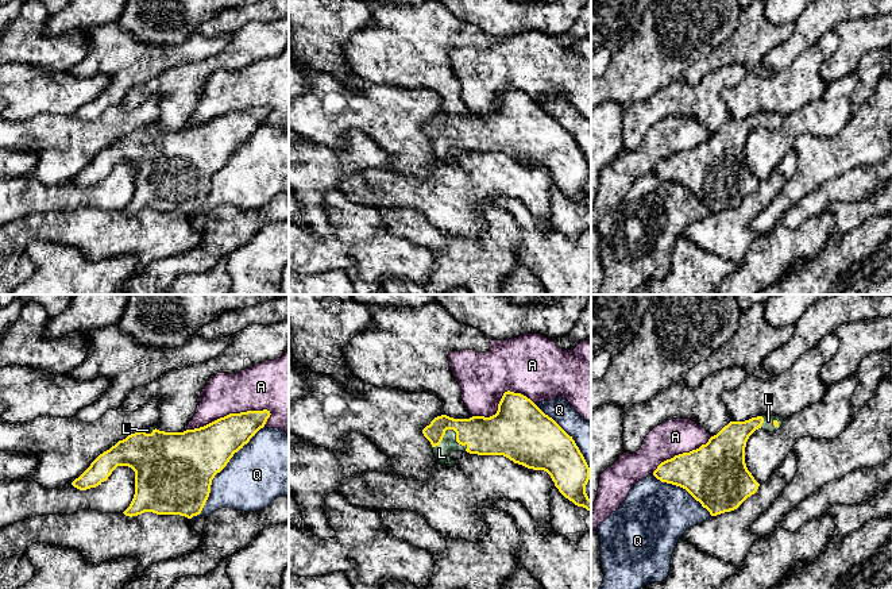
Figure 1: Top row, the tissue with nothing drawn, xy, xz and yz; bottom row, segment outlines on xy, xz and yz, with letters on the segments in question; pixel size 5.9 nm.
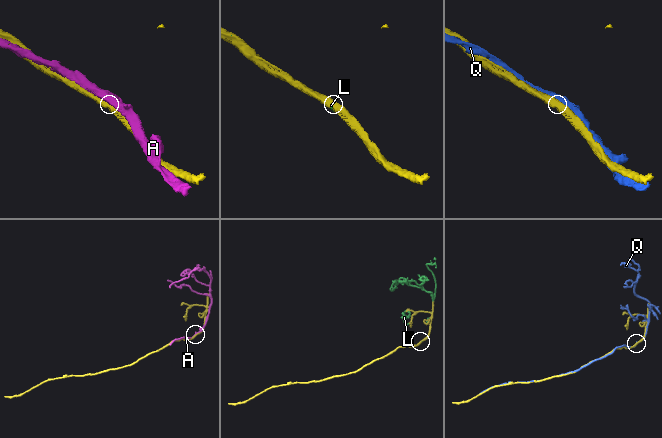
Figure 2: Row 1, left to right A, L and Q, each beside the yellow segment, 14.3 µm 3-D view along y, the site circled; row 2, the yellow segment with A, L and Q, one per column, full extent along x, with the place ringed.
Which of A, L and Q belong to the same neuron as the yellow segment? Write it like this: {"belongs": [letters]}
{"belongs": ["L"]}

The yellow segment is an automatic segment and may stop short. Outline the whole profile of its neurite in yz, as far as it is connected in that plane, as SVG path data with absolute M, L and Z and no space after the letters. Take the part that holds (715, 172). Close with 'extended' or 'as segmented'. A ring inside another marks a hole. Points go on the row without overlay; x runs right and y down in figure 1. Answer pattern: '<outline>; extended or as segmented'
M769 112L730 119L699 146L661 159L653 173L686 186L711 213L734 208L760 184L745 161L749 134L758 126L777 128L783 119Z; extended

